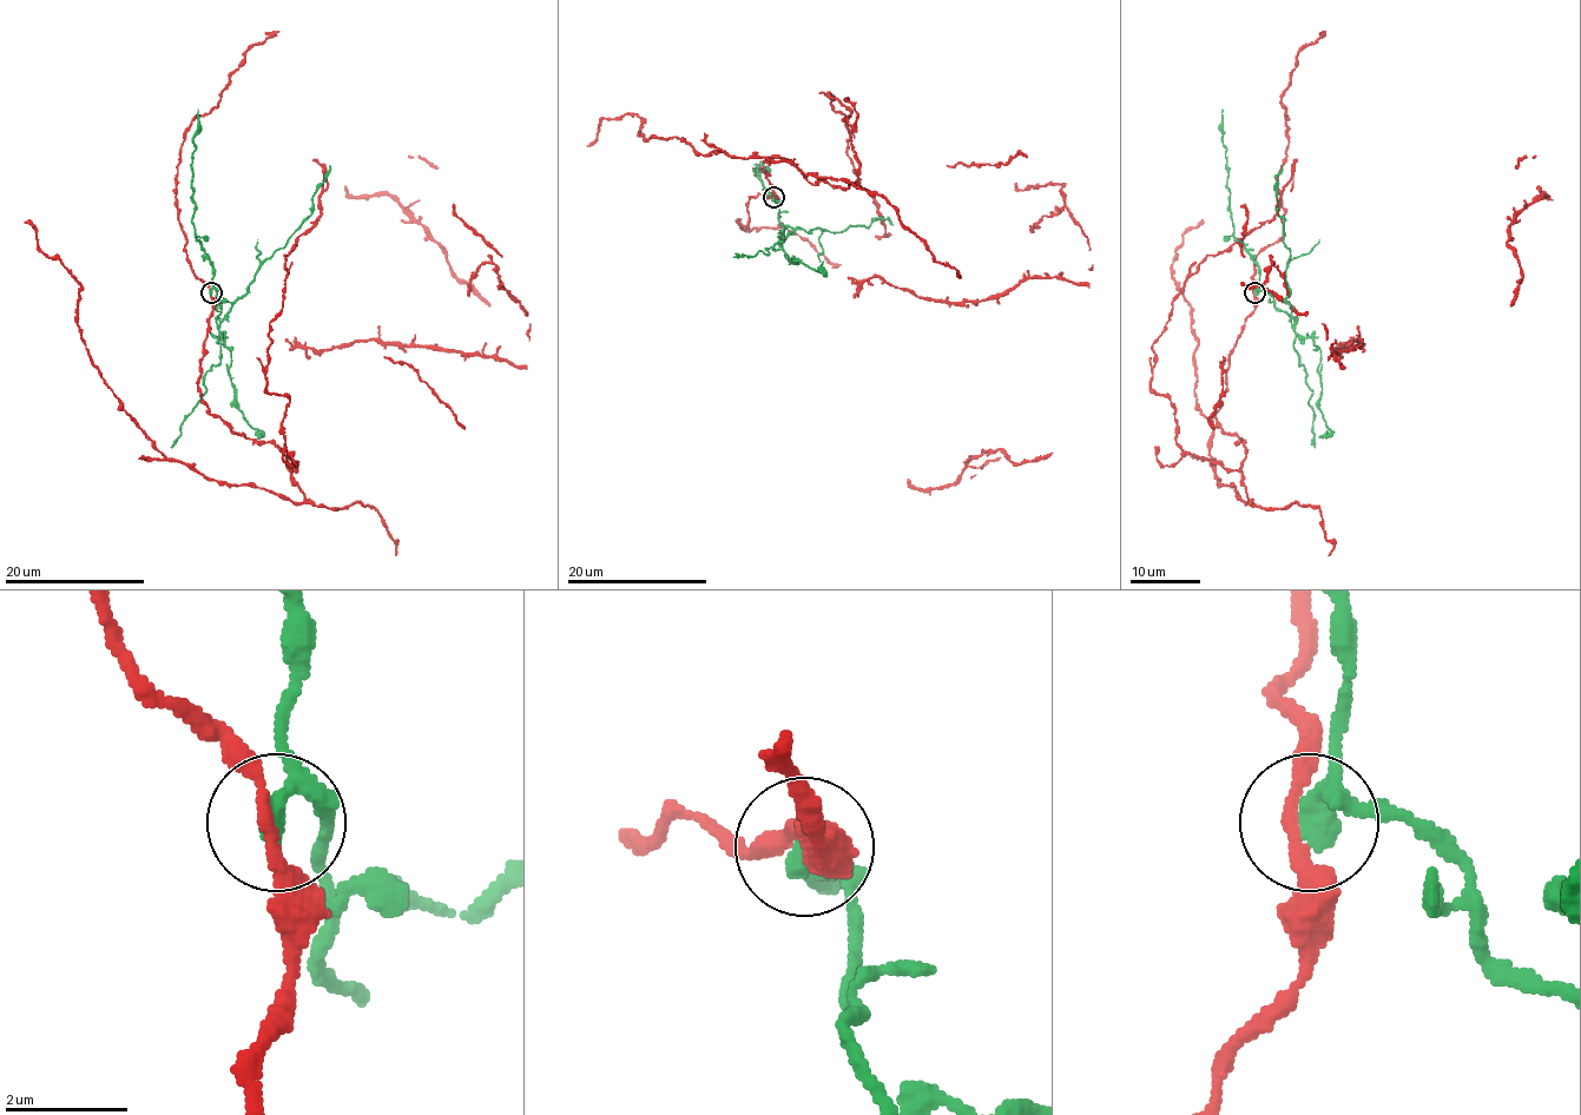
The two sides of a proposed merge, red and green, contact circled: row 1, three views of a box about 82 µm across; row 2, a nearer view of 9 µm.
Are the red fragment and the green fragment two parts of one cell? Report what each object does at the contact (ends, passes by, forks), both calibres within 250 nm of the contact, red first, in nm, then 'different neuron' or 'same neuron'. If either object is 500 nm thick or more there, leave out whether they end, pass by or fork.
red passes by; green passes by; 240 nm thick on the red side, 280 nm on the other; different neuron

